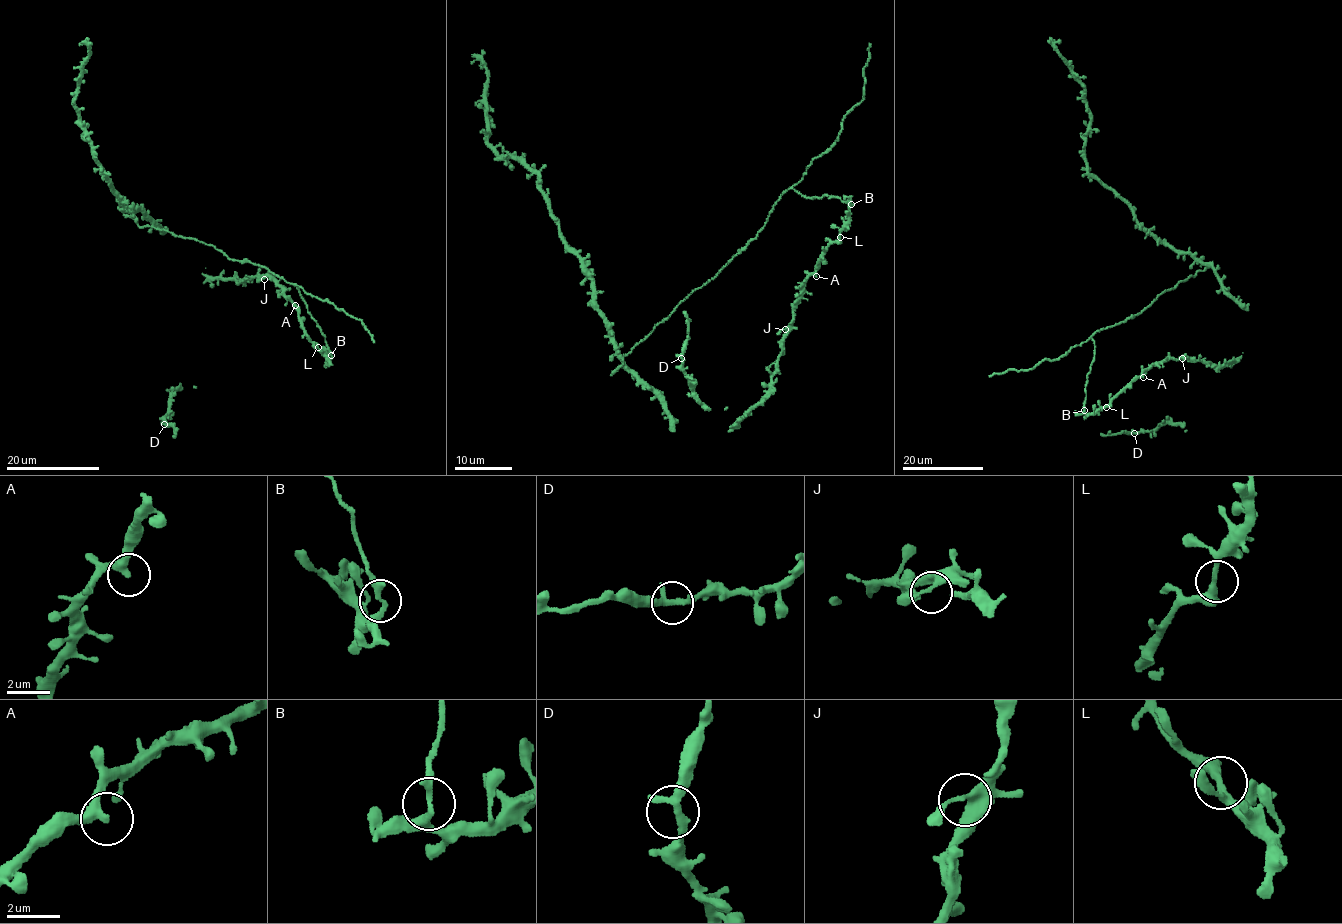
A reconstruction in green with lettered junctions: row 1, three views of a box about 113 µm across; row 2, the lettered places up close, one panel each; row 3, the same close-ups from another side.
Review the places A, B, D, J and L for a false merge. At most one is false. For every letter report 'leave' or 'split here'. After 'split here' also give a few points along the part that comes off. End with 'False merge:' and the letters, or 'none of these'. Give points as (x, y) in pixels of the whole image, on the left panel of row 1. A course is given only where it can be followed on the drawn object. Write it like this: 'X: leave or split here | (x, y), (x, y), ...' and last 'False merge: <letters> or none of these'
A: leave
B: split here | (331, 356), (299, 288), (265, 268), (230, 259), (201, 241), (139, 226), (123, 214)
D: leave
J: leave
L: leave
False merge: B

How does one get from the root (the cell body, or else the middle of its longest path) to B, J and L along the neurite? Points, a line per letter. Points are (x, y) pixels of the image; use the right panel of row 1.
B: (1098, 331), (1091, 337), (1095, 353), (1085, 384), (1084, 410)
J: (1098, 331), (1091, 337), (1095, 353), (1085, 384), (1085, 414), (1098, 413), (1108, 406), (1152, 365), (1182, 358)
L: (1098, 331), (1091, 337), (1095, 353), (1085, 384), (1083, 413), (1098, 413), (1106, 407)

